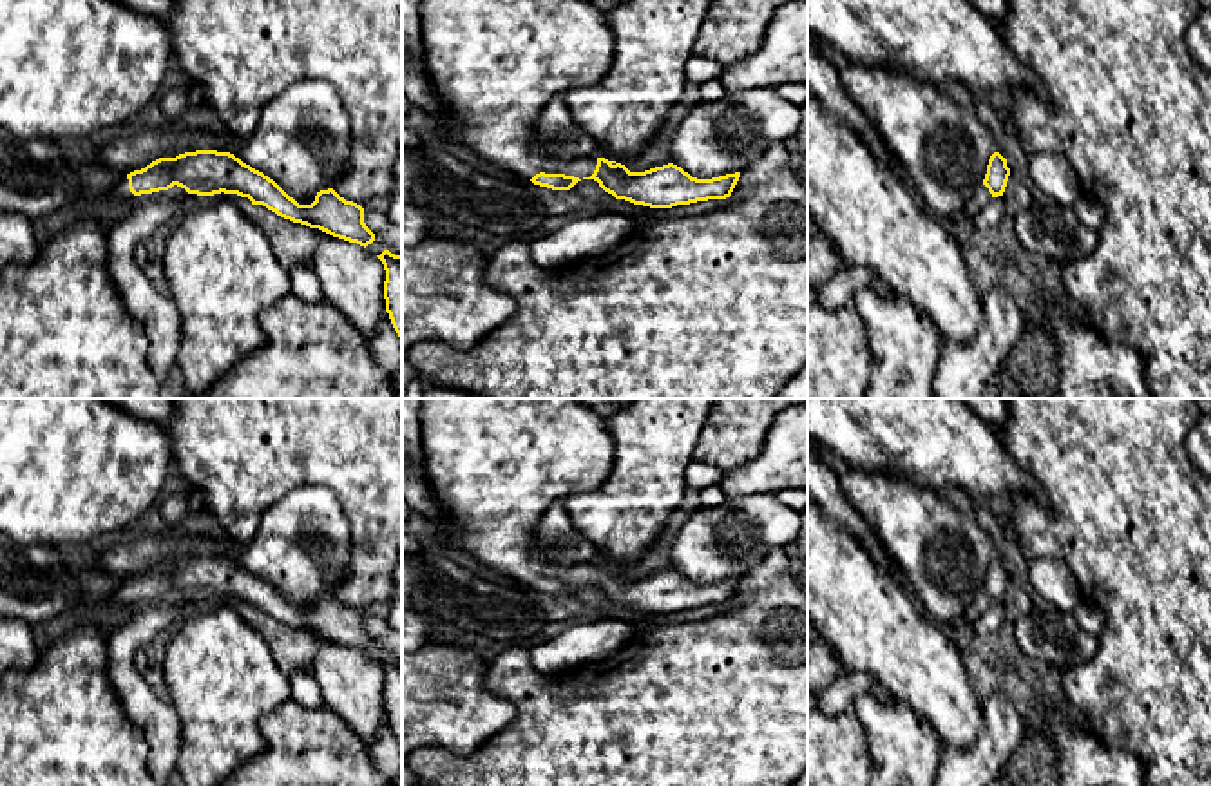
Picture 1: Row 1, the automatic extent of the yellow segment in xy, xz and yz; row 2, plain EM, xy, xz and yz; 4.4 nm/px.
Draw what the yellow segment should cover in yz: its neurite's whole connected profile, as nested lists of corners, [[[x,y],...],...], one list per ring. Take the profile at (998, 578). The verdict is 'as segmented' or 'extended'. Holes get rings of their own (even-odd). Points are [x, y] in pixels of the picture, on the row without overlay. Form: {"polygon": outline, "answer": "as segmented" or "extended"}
{"polygon": [[[994,558],[989,565],[983,590],[972,599],[965,612],[965,621],[974,623],[994,603],[1003,601],[1008,581],[1010,574],[1007,572],[1007,565],[999,558]]], "answer": "extended"}

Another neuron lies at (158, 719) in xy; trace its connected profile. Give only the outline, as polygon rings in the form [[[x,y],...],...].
[[[172,607],[136,614],[107,643],[107,676],[130,723],[145,733],[148,770],[158,786],[176,772],[181,750],[181,721],[168,699],[158,697],[136,670],[134,656],[159,645],[179,623],[181,610]]]

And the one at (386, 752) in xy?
[[[387,717],[380,723],[378,739],[371,744],[371,759],[387,779],[395,781],[402,775],[402,744]]]

